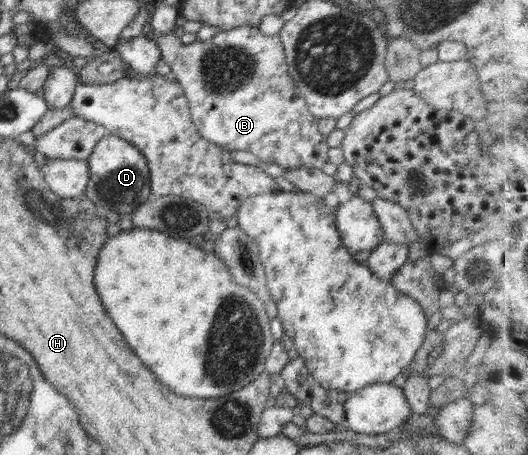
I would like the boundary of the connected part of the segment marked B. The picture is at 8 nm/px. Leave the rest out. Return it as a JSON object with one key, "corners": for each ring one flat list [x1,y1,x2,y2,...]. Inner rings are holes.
{"corners":[[242,25,236,29,219,32,208,41,184,45,179,32,156,36,147,35,161,51,161,59,170,66,176,82,184,90,184,96,189,102,189,111,198,133,208,141,223,147,228,151,250,151,262,162,276,163,285,169,309,168,322,170,328,162,328,144,326,137,318,129,319,117,310,114,306,101,299,93,297,85,289,76,288,64,279,35,268,37,258,28],[290,123,300,123,296,133,288,133]]}

